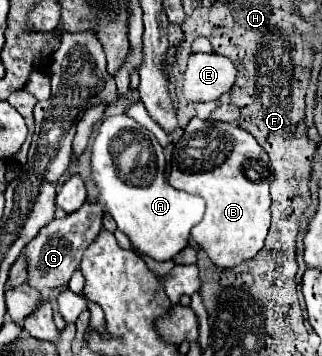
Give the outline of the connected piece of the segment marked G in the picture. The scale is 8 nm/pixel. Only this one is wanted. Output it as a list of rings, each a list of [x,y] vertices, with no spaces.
[[[86,200],[78,212],[66,214],[64,218],[54,218],[50,226],[44,226],[38,232],[38,236],[24,248],[28,286],[42,292],[66,286],[74,270],[80,266],[84,250],[90,246],[90,242],[94,242],[94,238],[102,230],[102,216],[104,216],[104,206],[98,200],[94,202]]]

